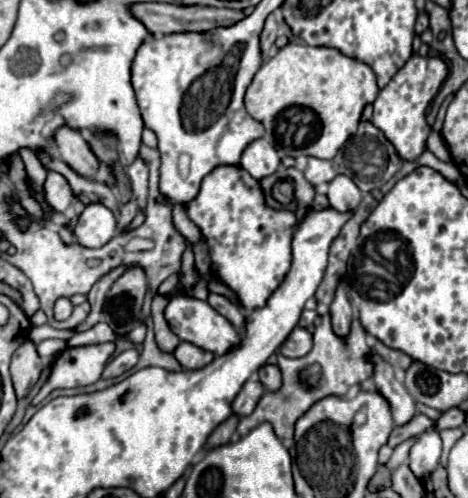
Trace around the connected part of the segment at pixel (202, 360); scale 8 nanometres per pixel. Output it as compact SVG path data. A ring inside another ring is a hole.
M180 342L180 346L174 350L174 358L182 364L184 370L198 370L198 368L208 366L208 362L212 362L214 354L198 348L190 342Z

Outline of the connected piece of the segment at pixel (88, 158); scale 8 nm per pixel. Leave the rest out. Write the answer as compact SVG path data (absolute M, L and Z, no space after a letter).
M60 126L54 134L54 142L58 148L60 160L64 160L76 174L90 178L90 180L96 176L100 162L78 130Z

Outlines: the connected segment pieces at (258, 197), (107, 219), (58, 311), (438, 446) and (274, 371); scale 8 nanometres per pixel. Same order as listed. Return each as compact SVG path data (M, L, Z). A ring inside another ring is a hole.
M216 166L216 170L212 170L208 178L204 178L200 186L200 194L186 204L186 212L188 212L188 218L198 226L198 230L202 232L202 238L208 244L210 258L212 258L210 272L238 294L238 300L246 310L262 308L270 298L270 294L284 280L286 272L290 270L290 262L292 262L290 240L294 234L294 226L298 222L294 212L270 208L266 204L260 182L240 166Z
M88 204L74 228L76 242L86 248L100 248L116 234L116 218L104 204Z
M60 298L56 302L56 306L54 306L54 318L56 320L66 320L66 318L70 318L72 310L74 310L74 306L70 304L70 300L68 298Z
M426 430L424 434L416 436L416 444L410 450L410 468L424 482L430 472L438 466L442 452L442 440L438 430Z
M262 366L258 370L258 380L266 390L280 390L280 370L278 366Z

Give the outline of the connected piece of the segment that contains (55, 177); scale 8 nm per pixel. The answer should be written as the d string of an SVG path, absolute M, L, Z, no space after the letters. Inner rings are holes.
M48 172L48 178L46 178L46 184L44 184L44 190L46 190L46 200L48 204L56 210L56 212L64 212L70 202L74 200L74 194L66 182L66 178L58 172Z

